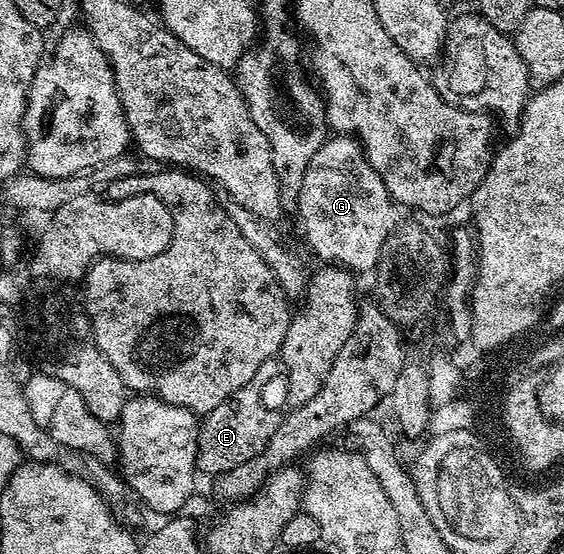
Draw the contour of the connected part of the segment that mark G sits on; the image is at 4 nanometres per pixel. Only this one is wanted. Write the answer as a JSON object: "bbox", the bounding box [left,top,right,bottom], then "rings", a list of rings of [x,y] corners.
{"bbox":[297,135,398,273],"rings":[[[334,135],[314,153],[299,192],[297,212],[304,219],[304,233],[311,249],[323,262],[352,273],[371,272],[380,249],[398,224],[396,204],[381,176],[365,157],[357,139]]]}

